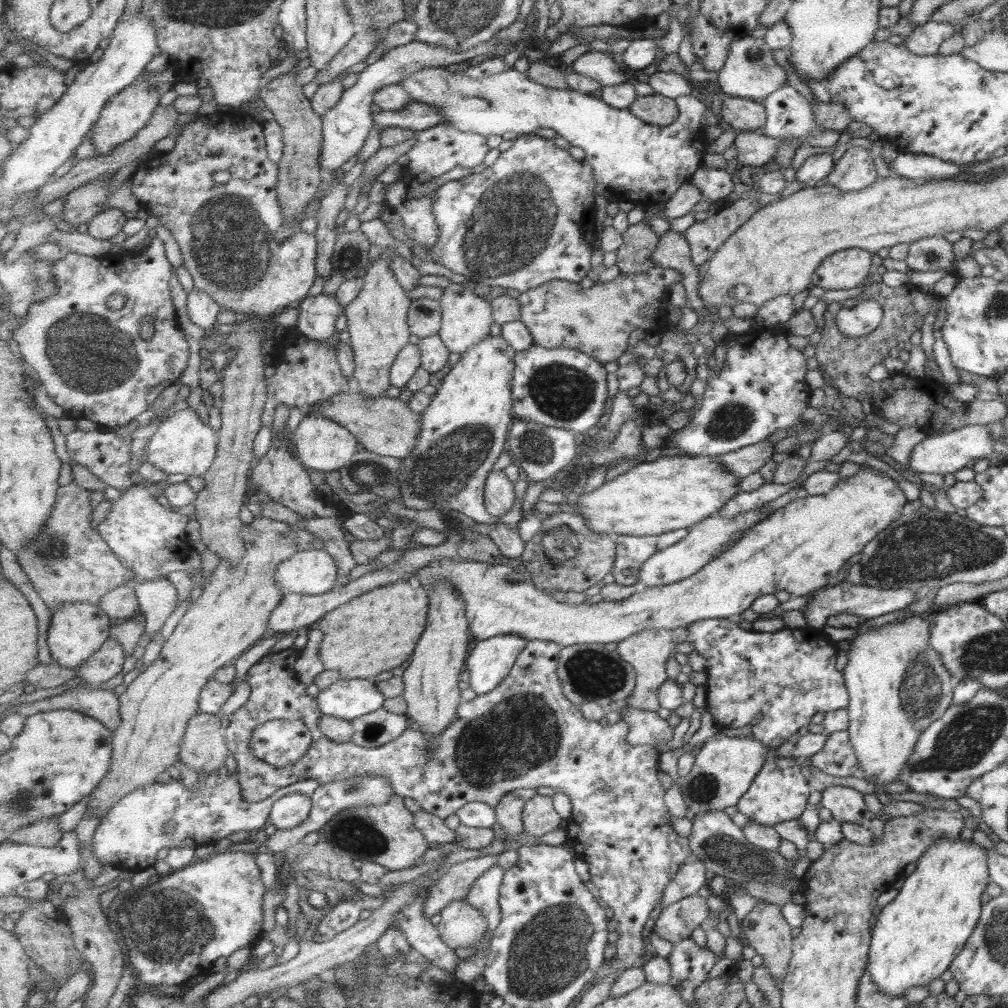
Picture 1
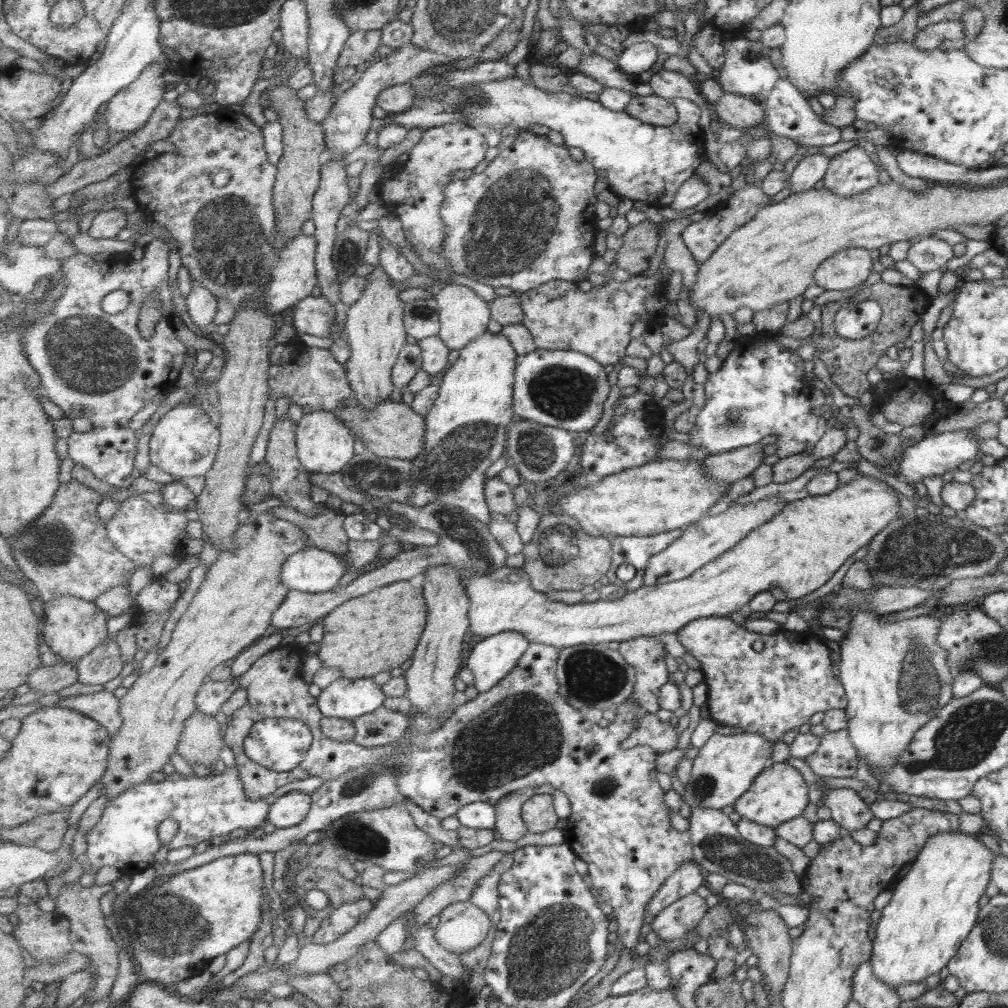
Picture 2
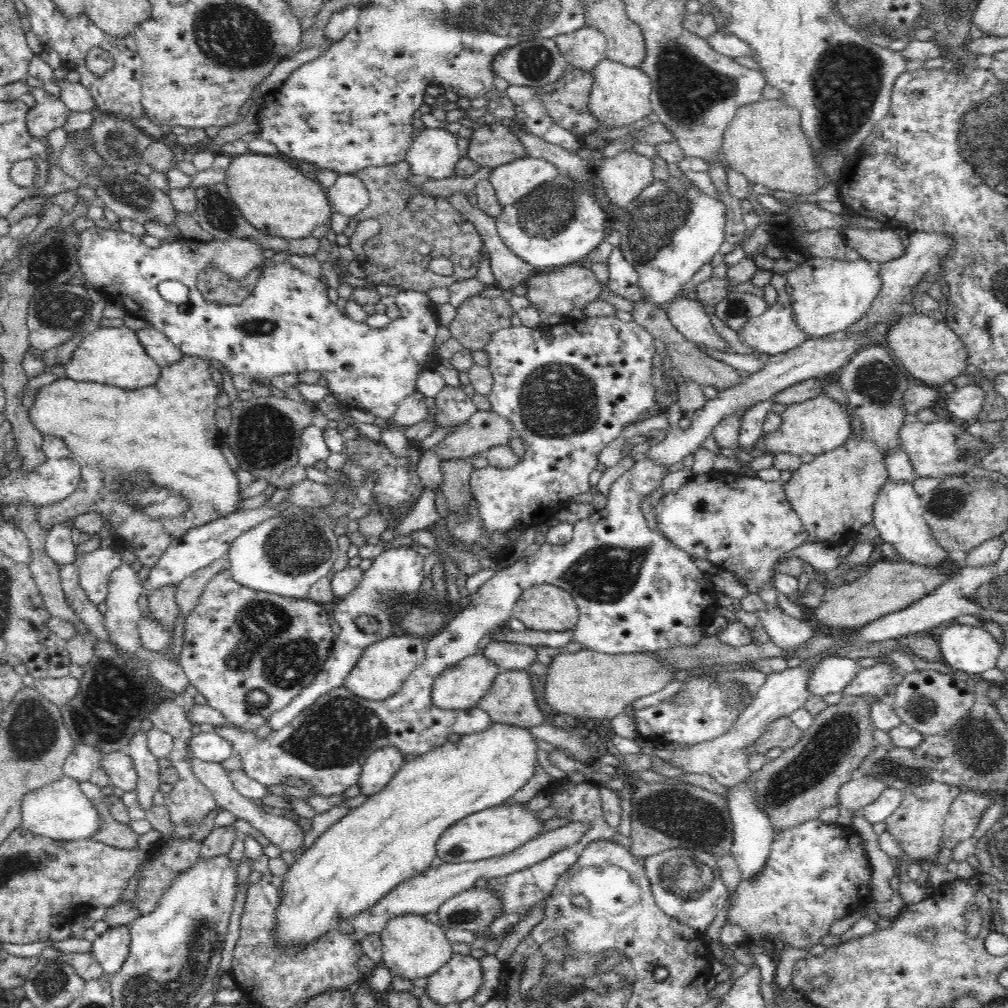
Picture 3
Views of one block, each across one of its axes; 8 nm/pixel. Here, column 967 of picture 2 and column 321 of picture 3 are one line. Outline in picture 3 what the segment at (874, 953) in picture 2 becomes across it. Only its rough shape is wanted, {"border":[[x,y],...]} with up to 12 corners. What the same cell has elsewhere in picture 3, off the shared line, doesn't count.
{"border":[[491,722],[404,762],[288,868],[307,943],[426,870],[444,830],[534,778]]}

